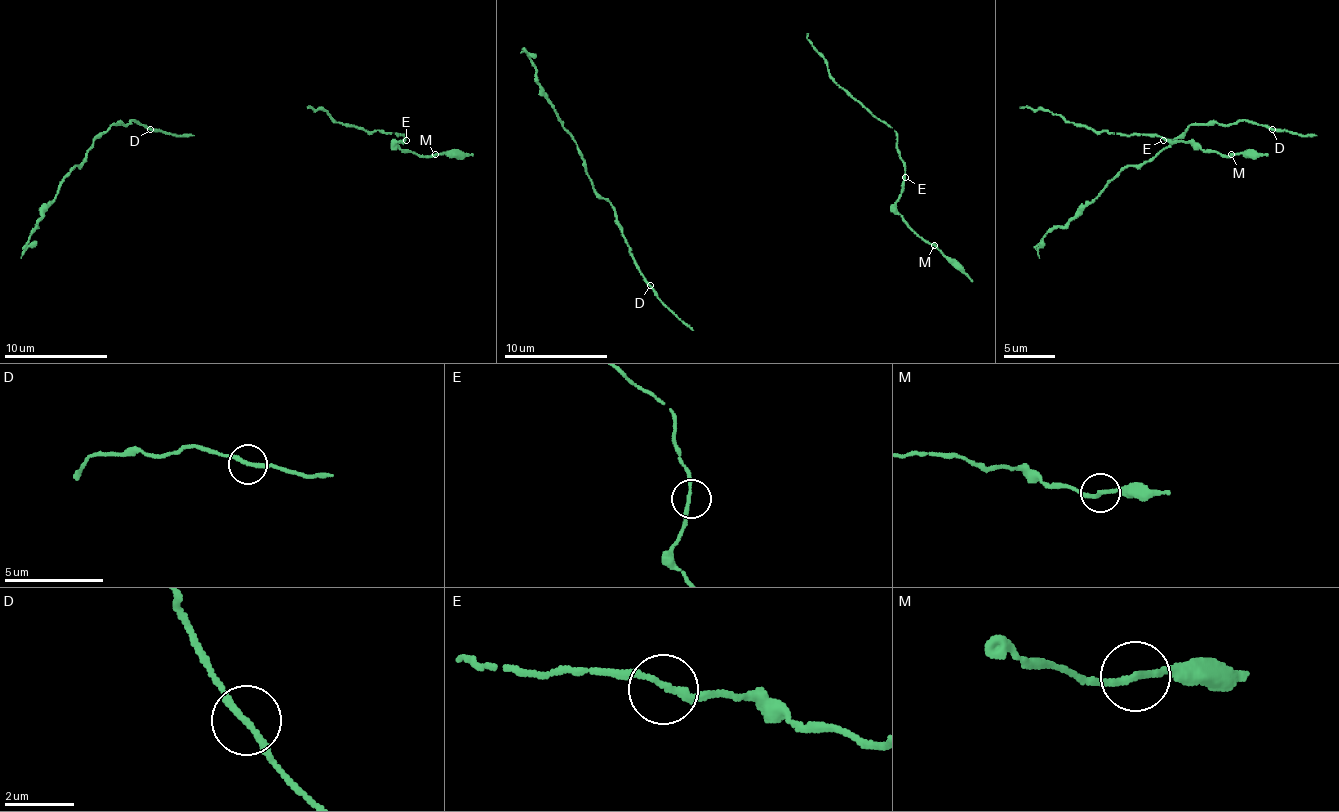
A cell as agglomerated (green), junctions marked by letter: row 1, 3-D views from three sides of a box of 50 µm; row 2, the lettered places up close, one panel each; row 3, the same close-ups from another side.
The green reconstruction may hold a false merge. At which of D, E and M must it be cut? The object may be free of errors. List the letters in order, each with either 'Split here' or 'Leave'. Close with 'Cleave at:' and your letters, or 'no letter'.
D: Leave
E: Leave
M: Split here
Cleave at: M

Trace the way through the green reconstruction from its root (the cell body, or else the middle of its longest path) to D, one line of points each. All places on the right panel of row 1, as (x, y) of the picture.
D: (1316, 134), (1293, 134), (1272, 129)

